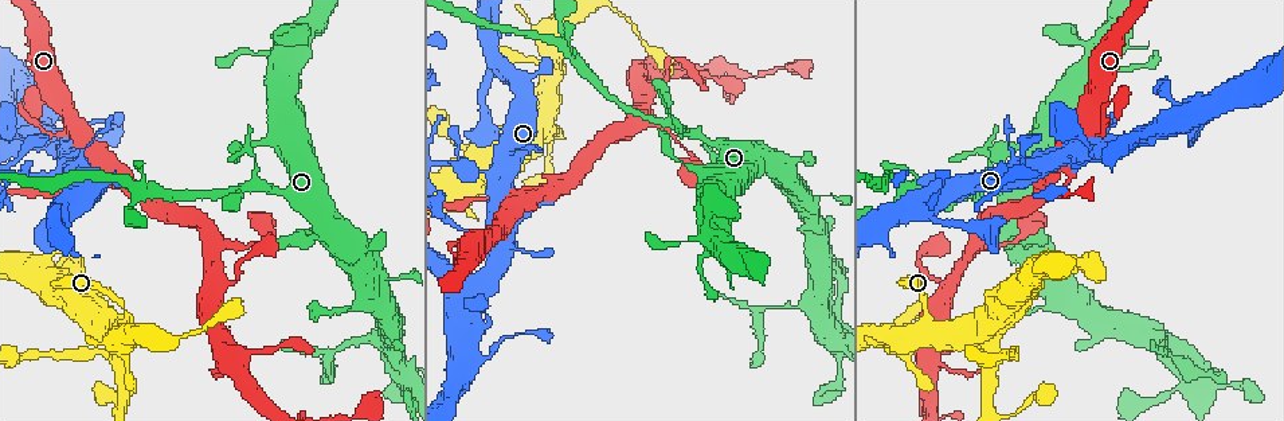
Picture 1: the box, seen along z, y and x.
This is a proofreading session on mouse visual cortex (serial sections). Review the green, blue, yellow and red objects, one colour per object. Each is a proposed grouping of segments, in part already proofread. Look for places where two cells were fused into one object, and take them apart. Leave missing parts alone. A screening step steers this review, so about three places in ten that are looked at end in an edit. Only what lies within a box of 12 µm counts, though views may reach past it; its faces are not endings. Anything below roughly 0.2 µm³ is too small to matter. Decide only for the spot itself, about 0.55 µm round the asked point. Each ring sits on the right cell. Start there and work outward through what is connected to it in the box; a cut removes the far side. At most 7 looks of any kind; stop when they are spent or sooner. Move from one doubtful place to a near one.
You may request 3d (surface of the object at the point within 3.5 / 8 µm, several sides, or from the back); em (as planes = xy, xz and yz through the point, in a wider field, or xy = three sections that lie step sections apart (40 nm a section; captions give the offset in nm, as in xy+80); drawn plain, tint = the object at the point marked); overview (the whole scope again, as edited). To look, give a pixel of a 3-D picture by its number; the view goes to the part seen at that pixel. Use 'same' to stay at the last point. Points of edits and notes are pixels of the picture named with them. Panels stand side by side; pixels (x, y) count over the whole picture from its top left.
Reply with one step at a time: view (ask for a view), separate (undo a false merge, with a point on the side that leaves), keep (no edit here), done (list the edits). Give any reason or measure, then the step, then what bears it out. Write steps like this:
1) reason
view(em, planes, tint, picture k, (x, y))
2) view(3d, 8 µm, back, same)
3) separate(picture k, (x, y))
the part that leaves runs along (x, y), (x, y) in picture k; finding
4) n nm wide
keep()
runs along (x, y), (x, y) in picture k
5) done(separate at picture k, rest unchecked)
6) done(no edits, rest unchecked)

a fork
view(3d, 8 µm, picture 1, (95, 163))

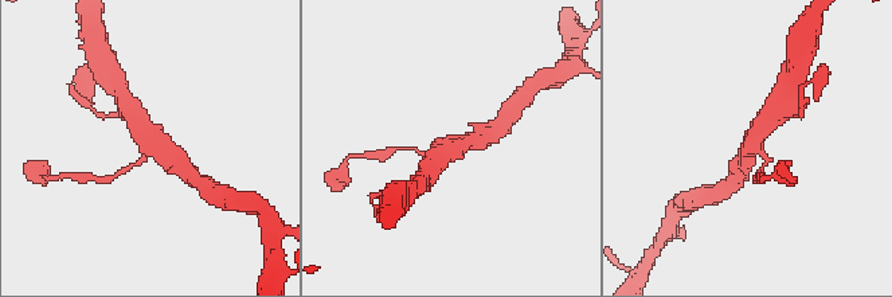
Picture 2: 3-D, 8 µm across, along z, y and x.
closer look
view(3d, 3.5 µm, picture 2, (147, 152))

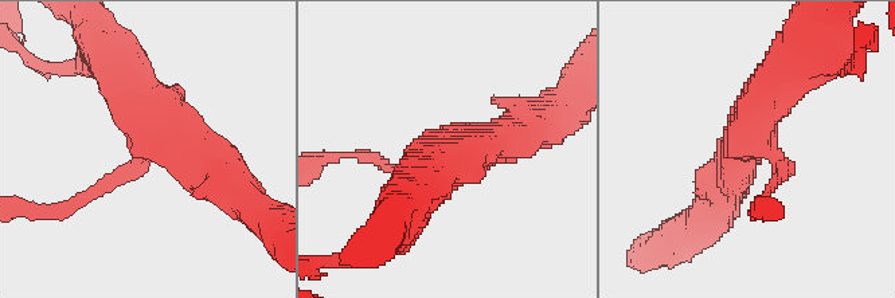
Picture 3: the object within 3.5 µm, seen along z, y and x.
3 arms; arms of 150, 500, 600 nm
view(em, xy, step 3, tint, picture 3, (762, 146))

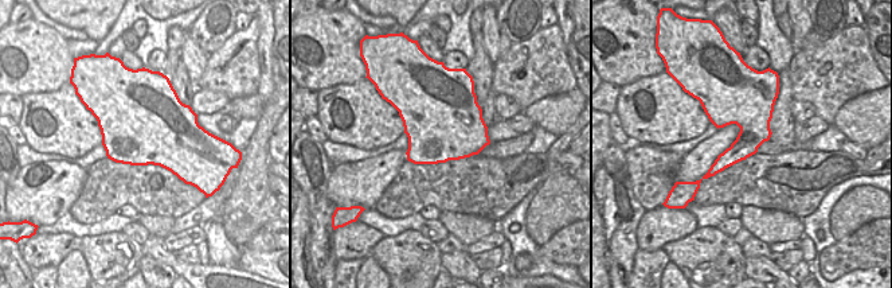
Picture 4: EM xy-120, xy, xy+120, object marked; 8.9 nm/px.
700 nm wide
keep()
runs along (113, 59), (229, 187) in picture 3; one cell here

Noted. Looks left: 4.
sharp bend
view(3d, 8 µm, back, picture 1, (986, 342))

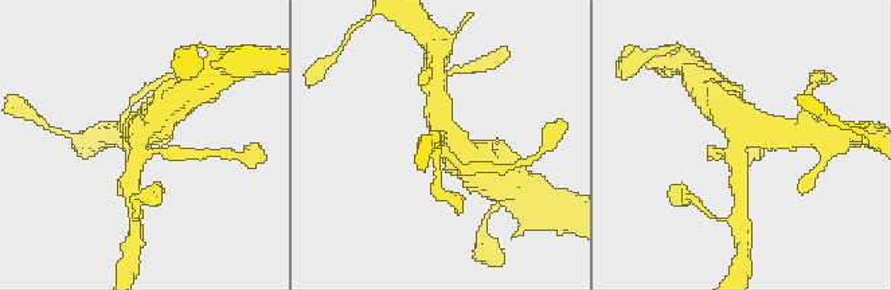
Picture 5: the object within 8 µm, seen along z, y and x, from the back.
closer look
view(3d, 3.5 µm, back, picture 5, (739, 140))

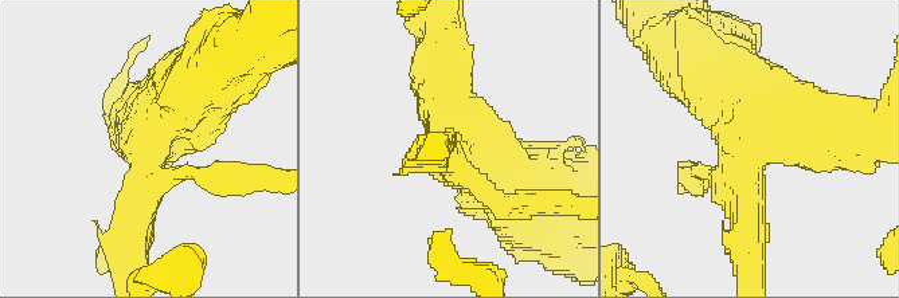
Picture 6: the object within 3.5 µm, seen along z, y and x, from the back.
now the EM
view(em, xy, step 5, tint, picture 6, (747, 152))

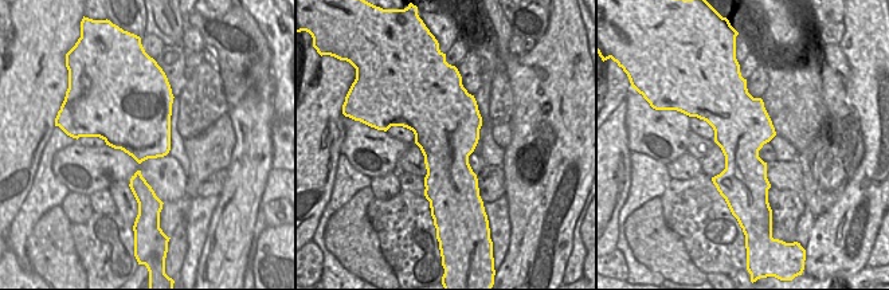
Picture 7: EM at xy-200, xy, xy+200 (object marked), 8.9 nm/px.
650 nm wide
keep()
runs along (438, 43), (454, 129), (508, 180) in picture 6; continuous, no second cell

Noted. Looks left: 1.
side arm on a straight run
view(3d, 3.5 µm, picture 1, (135, 190))

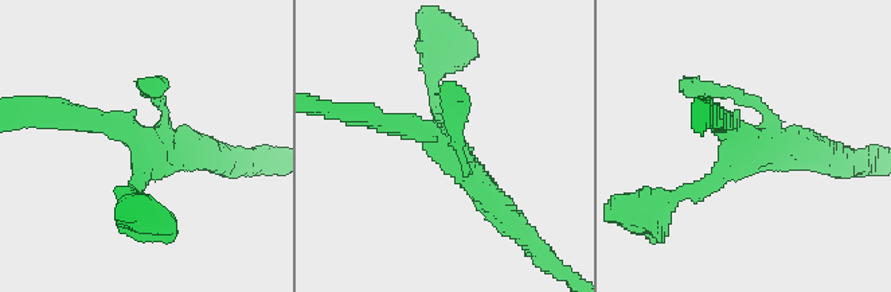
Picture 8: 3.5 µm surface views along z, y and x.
keep()
continuous, no second cell

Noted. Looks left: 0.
done(no edits, rest unchecked)

